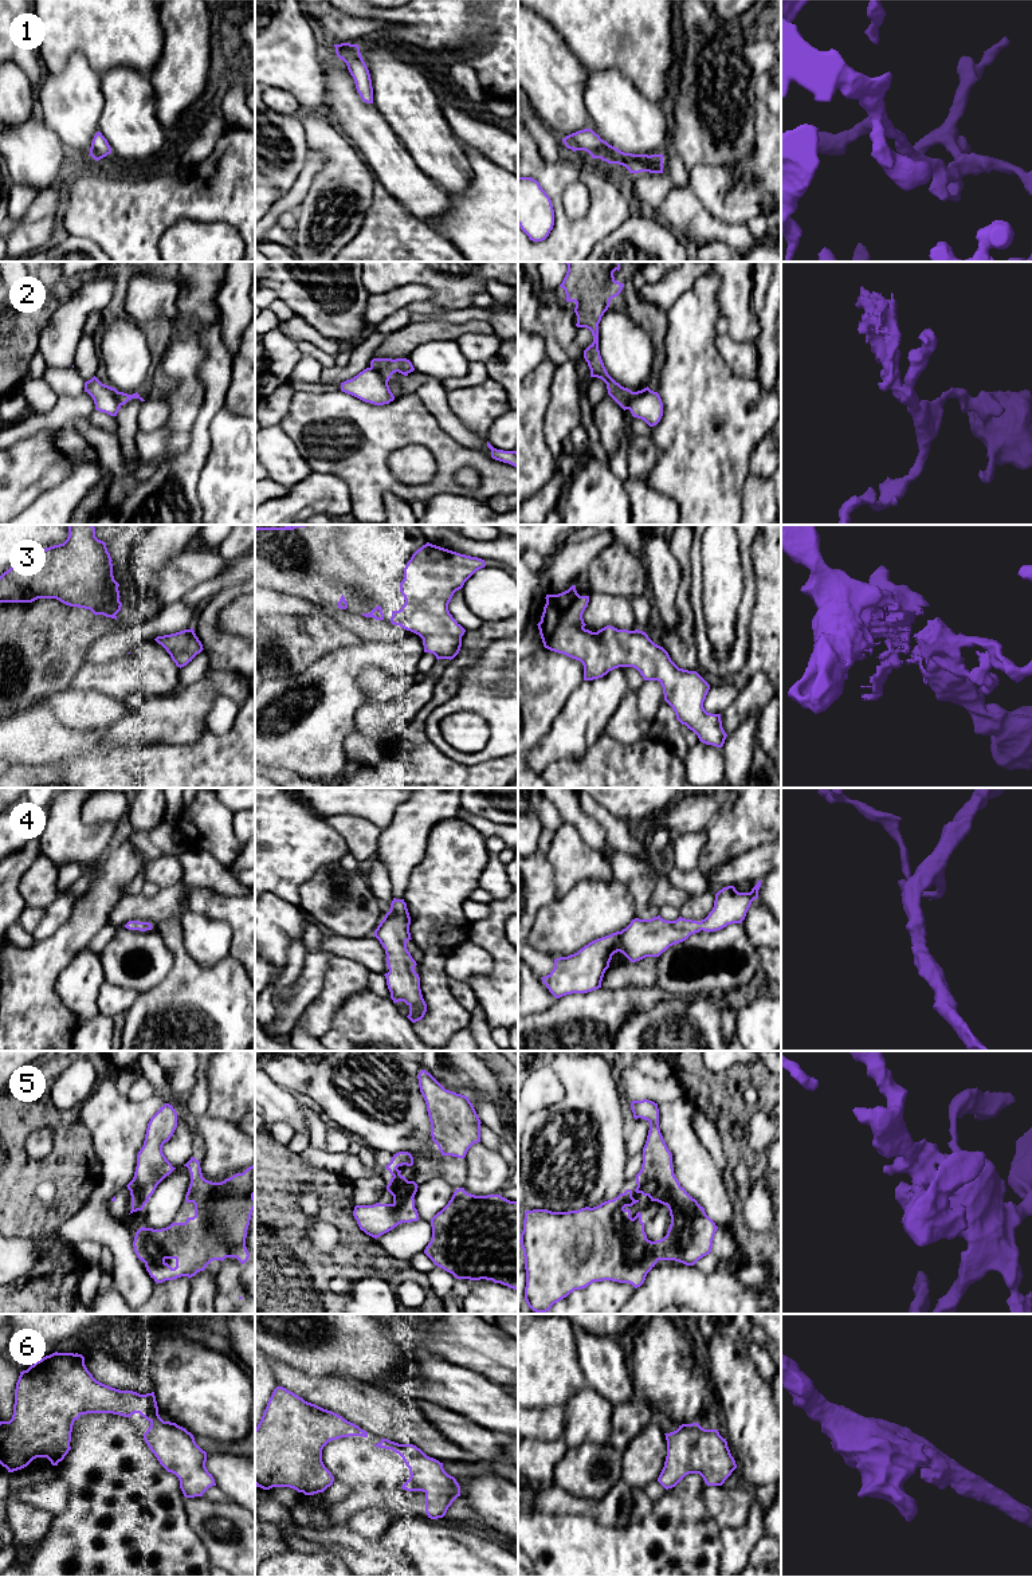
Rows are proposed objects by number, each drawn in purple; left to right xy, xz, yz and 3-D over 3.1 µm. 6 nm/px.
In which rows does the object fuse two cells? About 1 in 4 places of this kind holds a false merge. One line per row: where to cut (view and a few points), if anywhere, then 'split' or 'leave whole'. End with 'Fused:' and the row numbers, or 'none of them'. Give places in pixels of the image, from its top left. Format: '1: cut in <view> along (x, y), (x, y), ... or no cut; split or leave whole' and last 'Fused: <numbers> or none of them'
1: no cut; leave whole
2: cut in xz along (371, 367), (388, 379); split
3: no cut; leave whole
4: no cut; leave whole
5: no cut; leave whole
6: no cut; leave whole
Fused: 2

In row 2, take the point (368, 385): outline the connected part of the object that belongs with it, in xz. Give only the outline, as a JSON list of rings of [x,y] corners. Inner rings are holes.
[[[366,368],[353,378],[341,383],[341,391],[365,403],[384,405],[395,400],[388,381],[389,378],[382,377],[378,372]]]

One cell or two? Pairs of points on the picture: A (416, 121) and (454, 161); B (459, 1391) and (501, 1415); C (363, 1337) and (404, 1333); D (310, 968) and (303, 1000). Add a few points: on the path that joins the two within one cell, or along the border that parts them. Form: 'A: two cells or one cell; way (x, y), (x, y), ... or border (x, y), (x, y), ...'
A: one cell; way (423, 130), (444, 152)
B: one cell; way (470, 1393), (490, 1405)
C: two cells; border (387, 1328), (396, 1341), (407, 1344), (418, 1352)
D: one cell; way (310, 976), (309, 985), (303, 992)

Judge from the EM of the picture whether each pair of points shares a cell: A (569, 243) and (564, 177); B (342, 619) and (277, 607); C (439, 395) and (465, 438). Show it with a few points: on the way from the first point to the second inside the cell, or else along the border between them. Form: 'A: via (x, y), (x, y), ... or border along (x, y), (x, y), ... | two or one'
A: via (564, 227), (557, 207), (557, 193) | one
B: via (326, 611), (293, 607) | one
C: via (439, 405), (454, 427) | one

